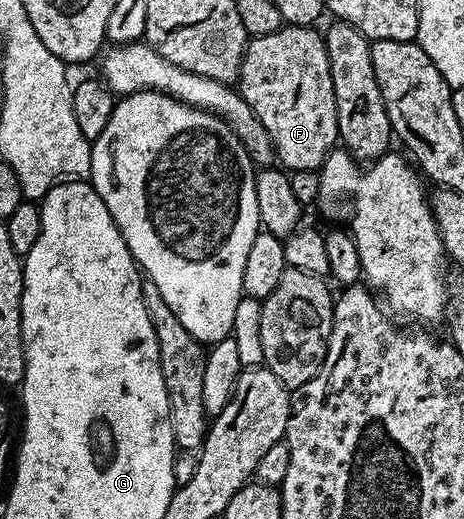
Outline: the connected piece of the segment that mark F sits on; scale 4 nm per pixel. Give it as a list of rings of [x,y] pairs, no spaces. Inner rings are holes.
[[[285,25],[269,35],[255,36],[244,50],[238,90],[270,133],[279,166],[289,172],[319,171],[340,137],[334,81],[330,81],[321,32]]]

